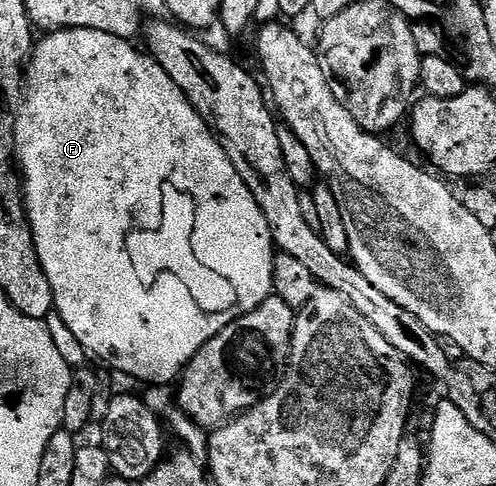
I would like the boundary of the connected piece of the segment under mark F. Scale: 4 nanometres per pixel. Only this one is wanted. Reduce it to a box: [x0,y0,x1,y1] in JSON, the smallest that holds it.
[17,28,275,385]

